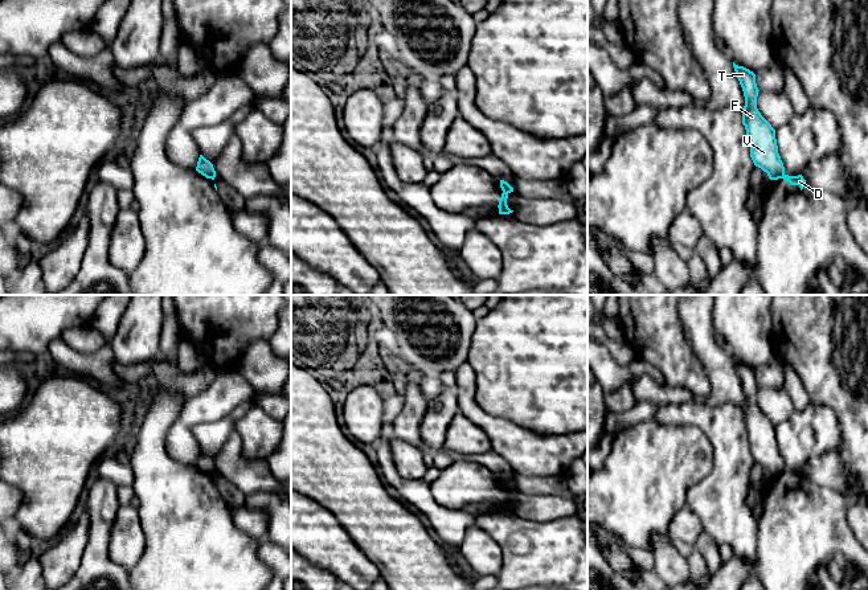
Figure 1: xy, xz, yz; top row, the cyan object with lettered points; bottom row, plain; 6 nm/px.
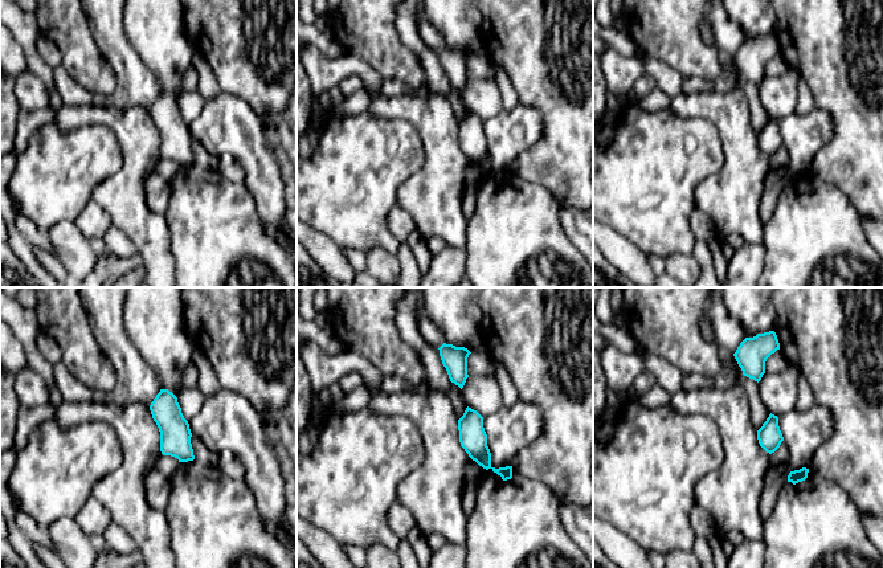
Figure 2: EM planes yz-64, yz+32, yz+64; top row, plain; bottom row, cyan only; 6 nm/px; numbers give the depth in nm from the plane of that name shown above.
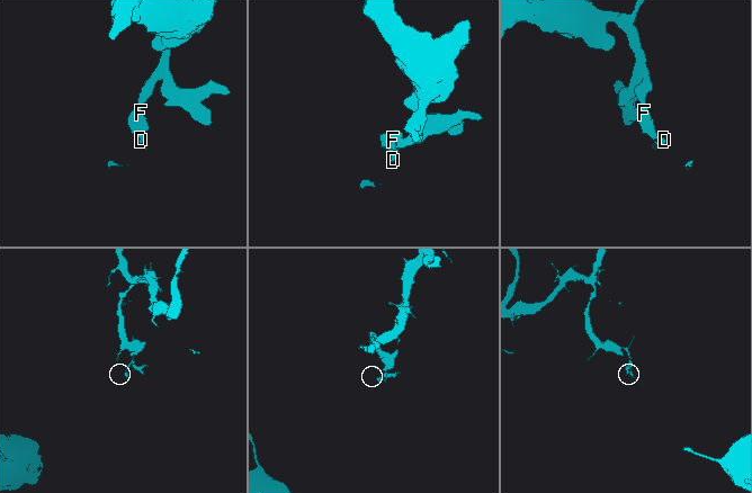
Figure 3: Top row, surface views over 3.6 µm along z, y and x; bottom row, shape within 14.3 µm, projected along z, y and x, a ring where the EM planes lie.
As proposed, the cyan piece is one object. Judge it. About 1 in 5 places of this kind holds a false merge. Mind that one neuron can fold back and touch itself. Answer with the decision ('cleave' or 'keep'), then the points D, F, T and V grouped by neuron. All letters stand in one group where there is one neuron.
cleave | D / F T V

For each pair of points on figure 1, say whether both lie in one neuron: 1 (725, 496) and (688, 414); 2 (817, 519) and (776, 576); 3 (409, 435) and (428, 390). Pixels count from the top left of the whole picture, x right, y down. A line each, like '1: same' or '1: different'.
1: same
2: same
3: different

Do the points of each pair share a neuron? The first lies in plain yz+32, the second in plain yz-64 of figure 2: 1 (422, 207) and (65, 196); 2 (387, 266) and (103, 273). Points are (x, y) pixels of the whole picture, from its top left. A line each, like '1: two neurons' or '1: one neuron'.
1: two neurons
2: two neurons

